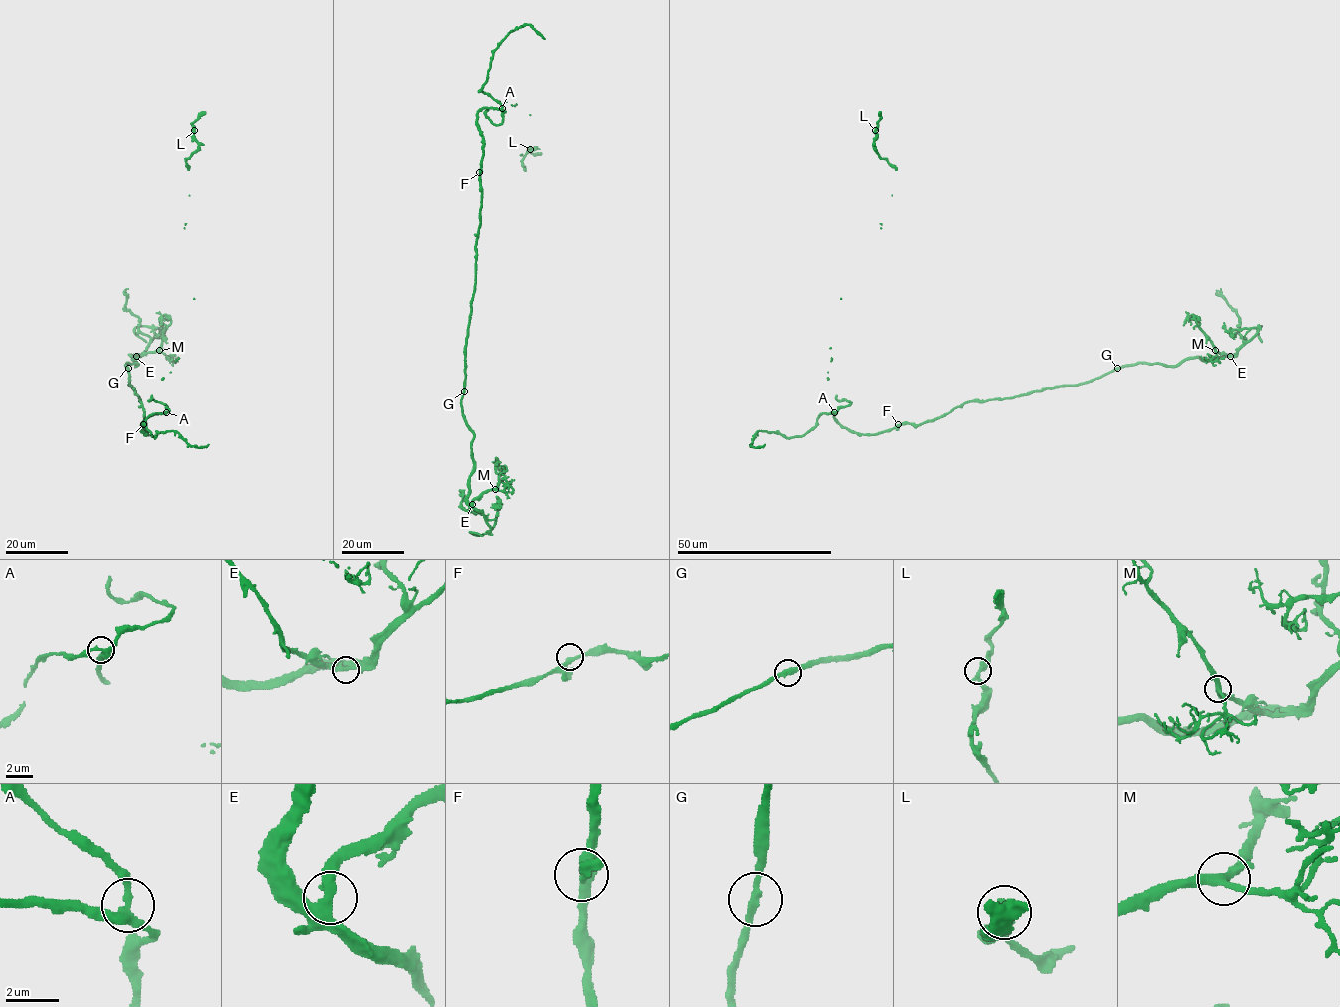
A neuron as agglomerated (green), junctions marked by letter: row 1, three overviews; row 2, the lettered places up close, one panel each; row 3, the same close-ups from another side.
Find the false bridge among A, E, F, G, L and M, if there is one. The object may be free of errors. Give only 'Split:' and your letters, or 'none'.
Split: G

